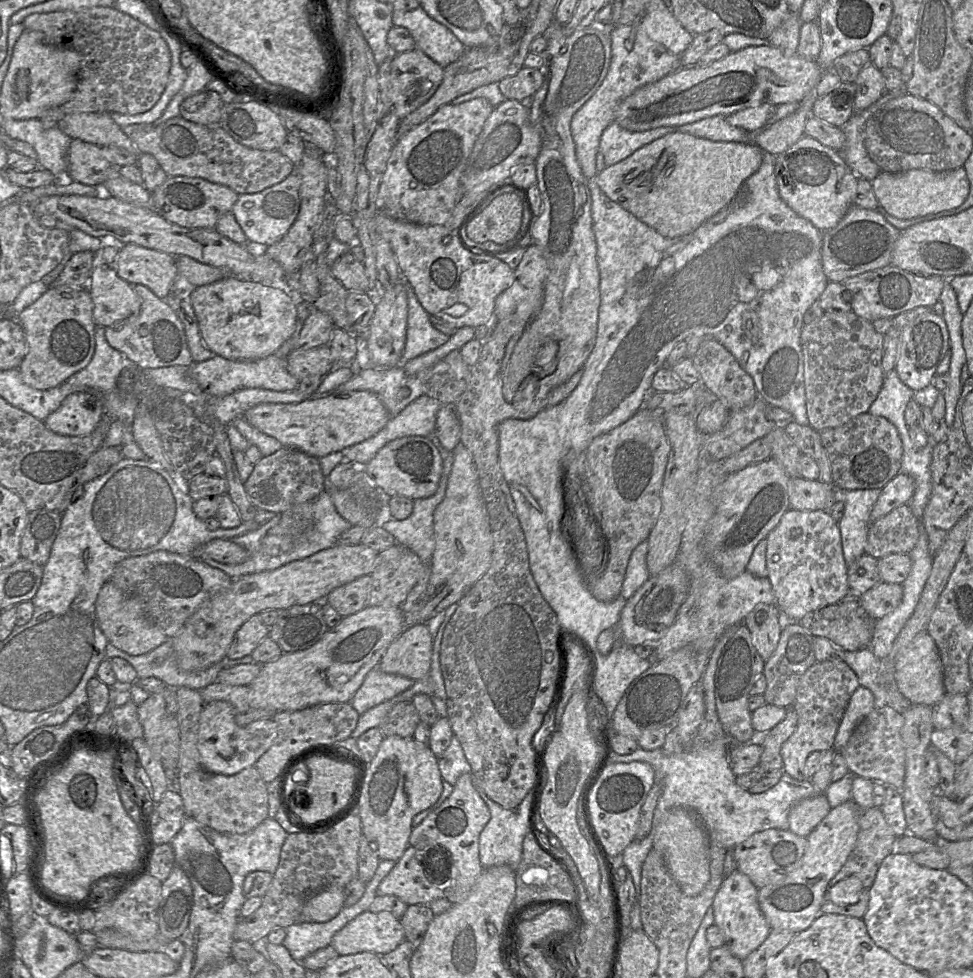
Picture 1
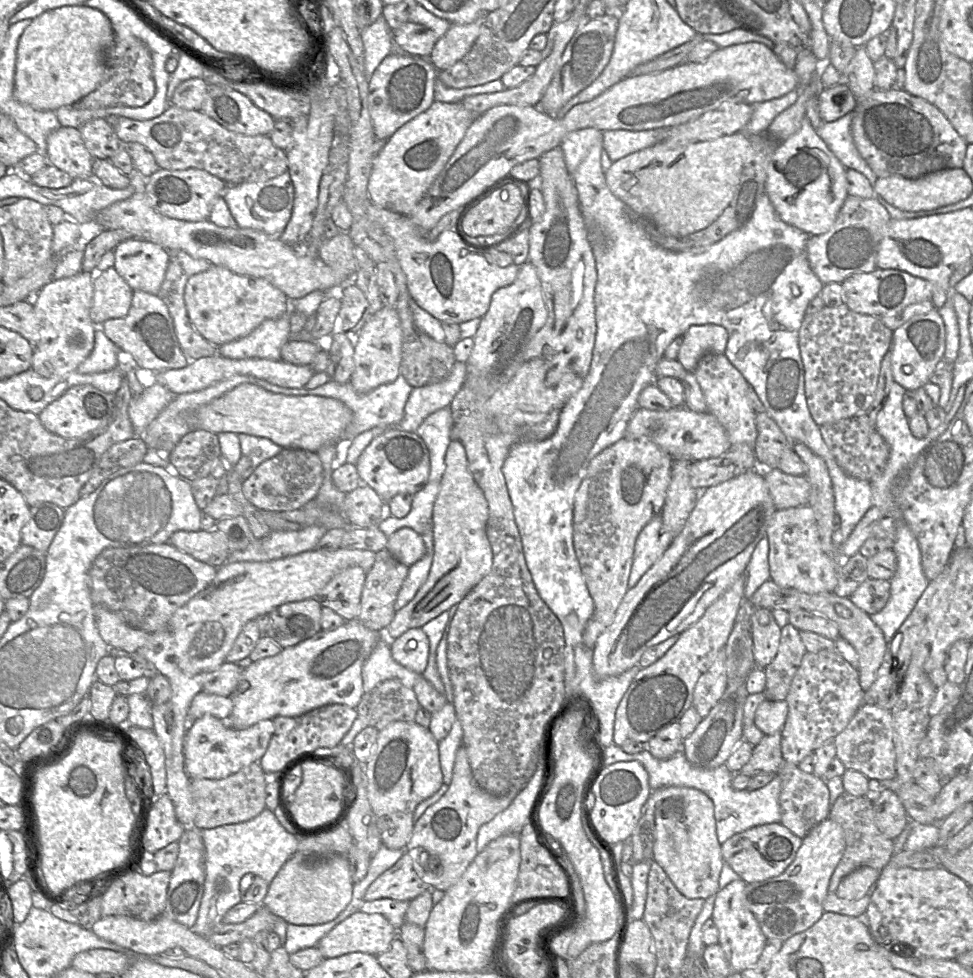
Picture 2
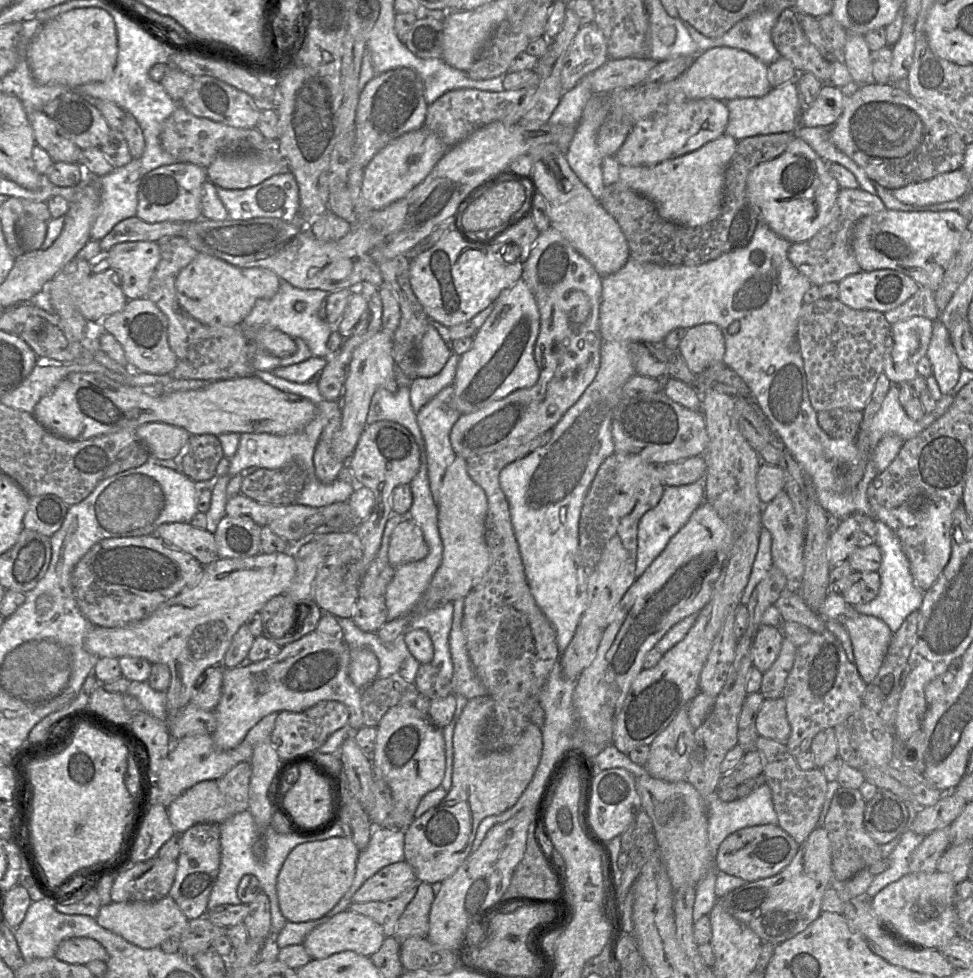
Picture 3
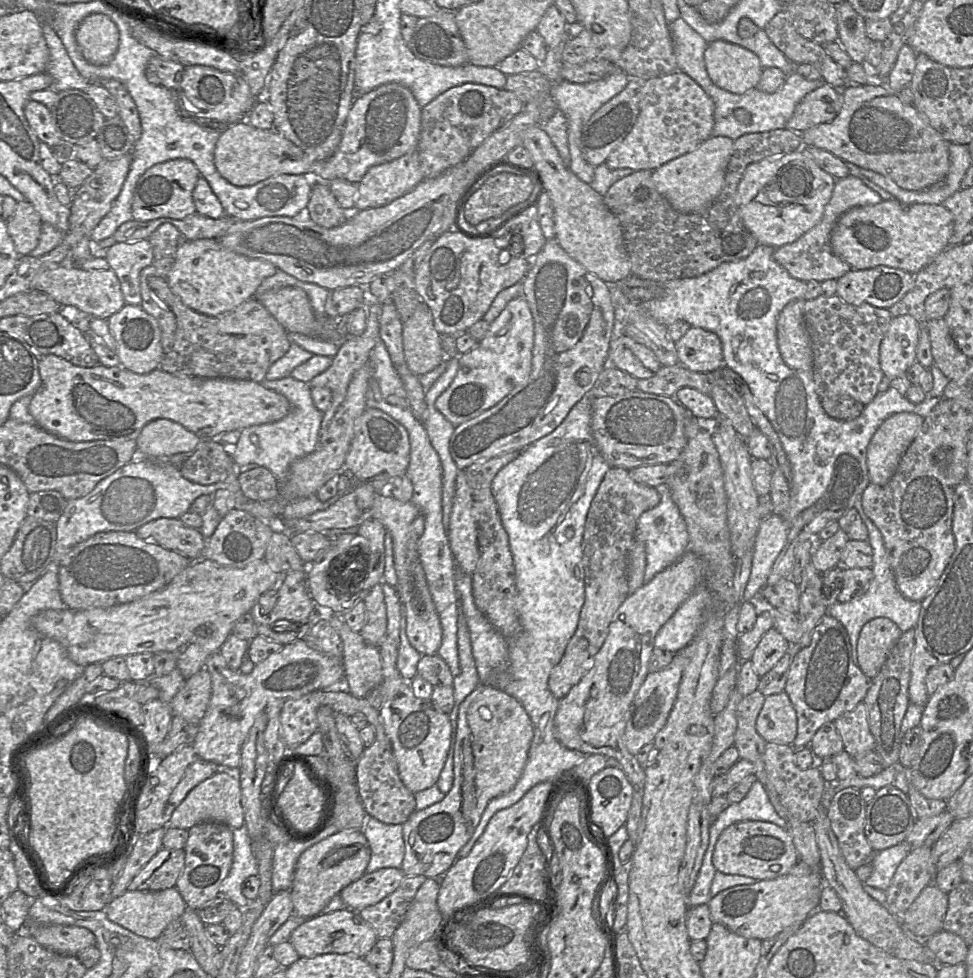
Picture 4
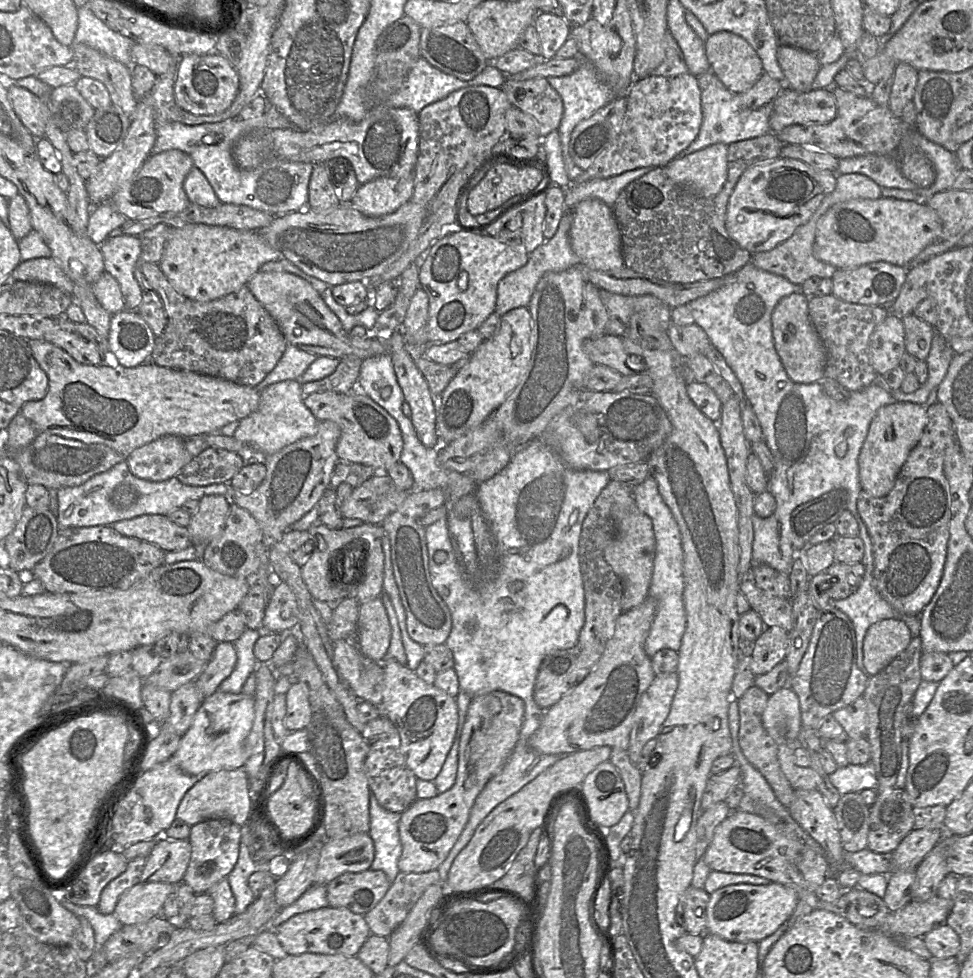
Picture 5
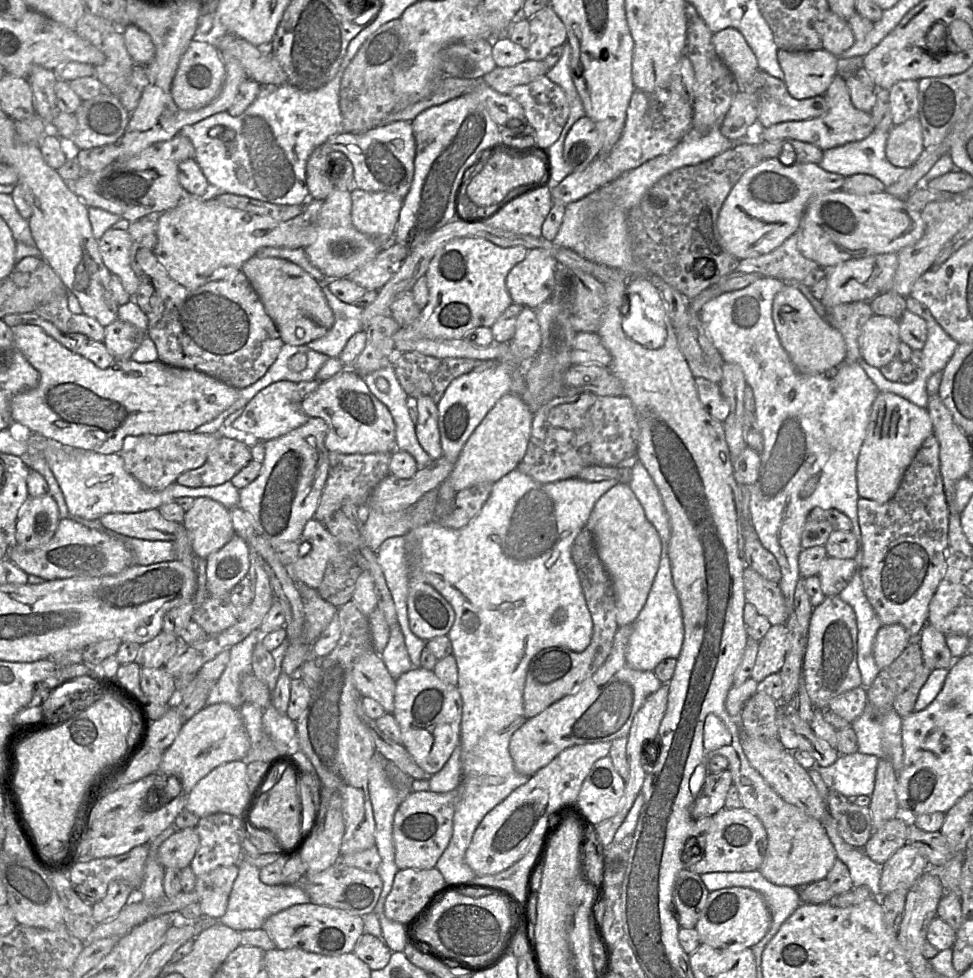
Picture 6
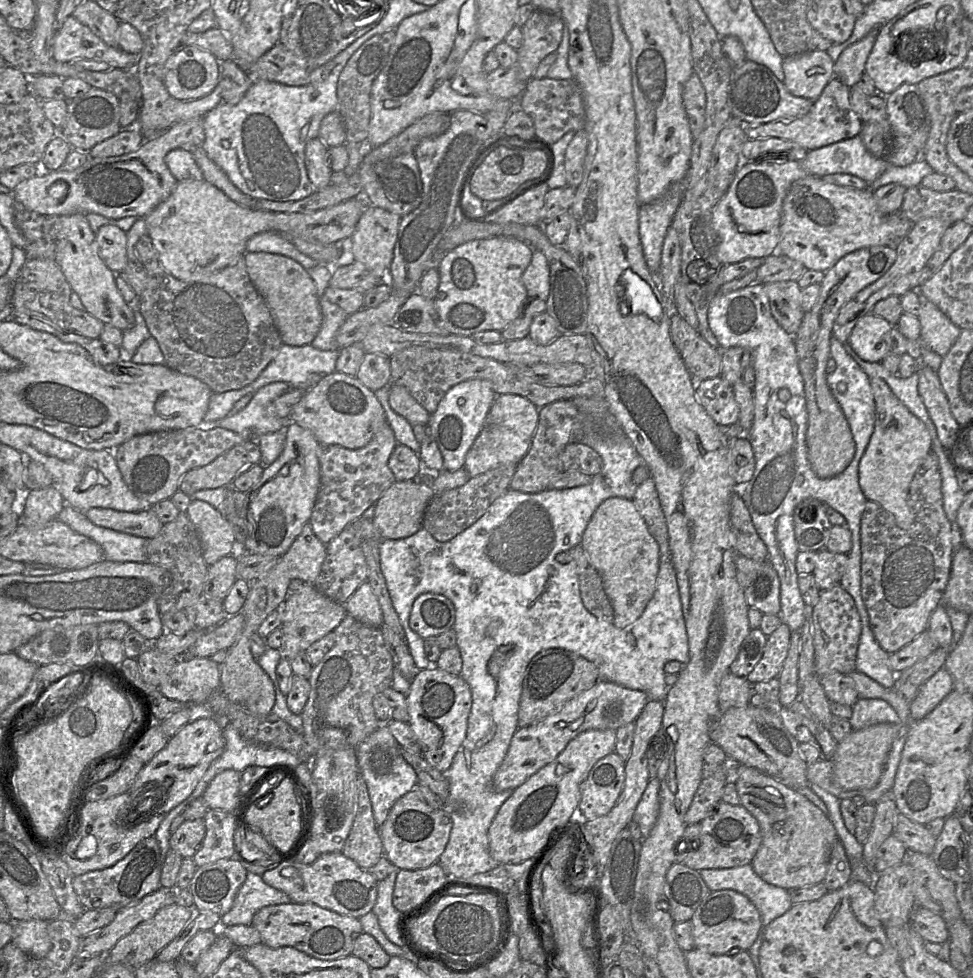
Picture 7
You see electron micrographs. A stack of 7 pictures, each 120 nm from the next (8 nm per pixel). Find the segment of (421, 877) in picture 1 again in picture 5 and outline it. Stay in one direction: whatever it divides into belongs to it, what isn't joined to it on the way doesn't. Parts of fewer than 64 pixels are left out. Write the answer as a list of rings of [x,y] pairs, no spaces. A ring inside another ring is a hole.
[[[380,870],[344,873],[326,885],[329,906],[365,915],[386,895],[391,884]]]

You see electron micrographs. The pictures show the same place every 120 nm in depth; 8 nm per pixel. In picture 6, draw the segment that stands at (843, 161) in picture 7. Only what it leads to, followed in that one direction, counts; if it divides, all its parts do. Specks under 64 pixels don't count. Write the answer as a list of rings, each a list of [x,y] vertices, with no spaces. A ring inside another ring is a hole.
[[[874,130],[861,141],[825,150],[818,165],[827,172],[844,177],[869,174],[888,187],[897,182],[907,170],[907,168],[896,167],[887,160],[888,133],[889,131]]]

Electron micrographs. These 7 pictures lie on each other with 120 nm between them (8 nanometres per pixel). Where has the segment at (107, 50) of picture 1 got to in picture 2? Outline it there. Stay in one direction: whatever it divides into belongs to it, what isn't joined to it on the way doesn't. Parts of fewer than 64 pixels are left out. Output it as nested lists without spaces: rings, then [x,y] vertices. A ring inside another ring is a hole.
[[[114,33],[114,42],[106,57],[106,68],[101,84],[75,105],[81,109],[114,106],[142,107],[152,100],[155,92],[153,61],[147,45],[132,34],[127,38],[119,39]]]

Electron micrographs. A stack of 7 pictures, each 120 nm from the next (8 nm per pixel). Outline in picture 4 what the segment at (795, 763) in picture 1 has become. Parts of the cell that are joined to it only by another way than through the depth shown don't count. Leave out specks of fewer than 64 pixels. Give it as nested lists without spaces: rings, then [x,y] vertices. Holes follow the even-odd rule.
[[[828,613],[815,626],[810,644],[792,650],[793,658],[784,691],[797,714],[797,735],[792,746],[800,749],[810,746],[812,738],[823,724],[834,722],[863,702],[872,680],[853,660],[845,627]]]

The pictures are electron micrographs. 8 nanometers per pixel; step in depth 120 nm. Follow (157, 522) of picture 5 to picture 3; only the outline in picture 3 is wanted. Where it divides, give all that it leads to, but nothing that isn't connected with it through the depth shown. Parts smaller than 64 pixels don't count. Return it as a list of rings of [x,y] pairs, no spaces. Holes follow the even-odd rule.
[[[173,522],[161,524],[154,532],[156,537],[170,547],[195,557],[203,566],[219,559],[214,534],[190,523]]]

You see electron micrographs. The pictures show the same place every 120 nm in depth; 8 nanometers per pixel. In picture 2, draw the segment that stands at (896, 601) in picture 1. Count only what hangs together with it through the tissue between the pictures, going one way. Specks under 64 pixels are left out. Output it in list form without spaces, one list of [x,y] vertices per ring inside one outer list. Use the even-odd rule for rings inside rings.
[[[866,579],[849,597],[851,601],[868,615],[880,612],[890,597],[889,580]]]

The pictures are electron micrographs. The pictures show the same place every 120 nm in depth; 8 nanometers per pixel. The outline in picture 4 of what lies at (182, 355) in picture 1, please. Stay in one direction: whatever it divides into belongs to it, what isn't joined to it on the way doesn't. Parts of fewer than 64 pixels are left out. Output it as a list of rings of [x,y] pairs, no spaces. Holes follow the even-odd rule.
[[[126,303],[117,313],[106,319],[117,343],[121,365],[137,374],[147,374],[160,367],[164,356],[161,331],[157,320],[140,305]]]

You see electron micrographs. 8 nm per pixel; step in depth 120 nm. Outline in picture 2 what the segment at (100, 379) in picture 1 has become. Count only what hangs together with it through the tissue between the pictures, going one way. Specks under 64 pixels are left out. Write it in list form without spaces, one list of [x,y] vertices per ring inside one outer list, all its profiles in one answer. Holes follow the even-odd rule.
[[[96,327],[94,348],[75,371],[90,374],[115,369],[118,366],[118,353],[119,347],[105,335],[101,327]]]

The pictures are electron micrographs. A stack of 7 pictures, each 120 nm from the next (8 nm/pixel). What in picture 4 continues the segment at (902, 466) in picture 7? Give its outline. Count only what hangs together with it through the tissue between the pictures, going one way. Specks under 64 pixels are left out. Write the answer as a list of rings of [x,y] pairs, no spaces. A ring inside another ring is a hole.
[[[900,412],[887,418],[873,435],[867,448],[870,482],[886,485],[920,430],[924,418],[912,412]]]

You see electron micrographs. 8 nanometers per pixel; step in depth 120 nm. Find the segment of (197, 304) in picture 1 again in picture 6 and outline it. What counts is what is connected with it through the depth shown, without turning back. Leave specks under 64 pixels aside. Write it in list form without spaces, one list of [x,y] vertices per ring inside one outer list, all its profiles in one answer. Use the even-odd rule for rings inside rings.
[[[187,195],[176,207],[161,213],[159,218],[157,219],[156,222],[157,222],[158,241],[154,248],[154,253],[158,261],[163,265],[163,267],[166,269],[166,271],[168,272],[168,274],[170,275],[172,279],[174,279],[175,281],[177,281],[179,284],[183,285],[184,287],[187,287],[189,289],[195,289],[210,281],[221,279],[224,276],[226,276],[228,273],[235,273],[238,270],[241,270],[241,267],[244,264],[244,262],[247,261],[252,256],[256,255],[256,252],[260,248],[282,247],[282,248],[290,248],[290,249],[296,249],[296,248],[305,249],[307,246],[314,243],[318,237],[316,224],[314,223],[315,217],[316,217],[316,209],[308,210],[291,220],[281,222],[281,221],[276,221],[270,217],[251,214],[243,210],[228,207],[220,203],[214,197],[196,197],[192,195]]]

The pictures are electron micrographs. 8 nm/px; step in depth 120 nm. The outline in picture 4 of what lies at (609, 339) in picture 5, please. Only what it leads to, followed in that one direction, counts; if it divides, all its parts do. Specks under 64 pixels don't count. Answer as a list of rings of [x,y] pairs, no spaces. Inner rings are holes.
[[[626,335],[611,340],[608,363],[637,379],[652,377],[662,366],[652,350]]]

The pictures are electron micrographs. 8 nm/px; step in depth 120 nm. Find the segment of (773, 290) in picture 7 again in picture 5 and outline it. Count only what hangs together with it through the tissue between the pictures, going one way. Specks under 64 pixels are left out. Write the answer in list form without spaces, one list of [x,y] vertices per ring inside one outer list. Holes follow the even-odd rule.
[[[792,293],[782,298],[772,313],[772,334],[776,352],[790,379],[803,384],[820,382],[825,378],[827,362],[825,346],[810,320],[808,298],[803,293]]]

